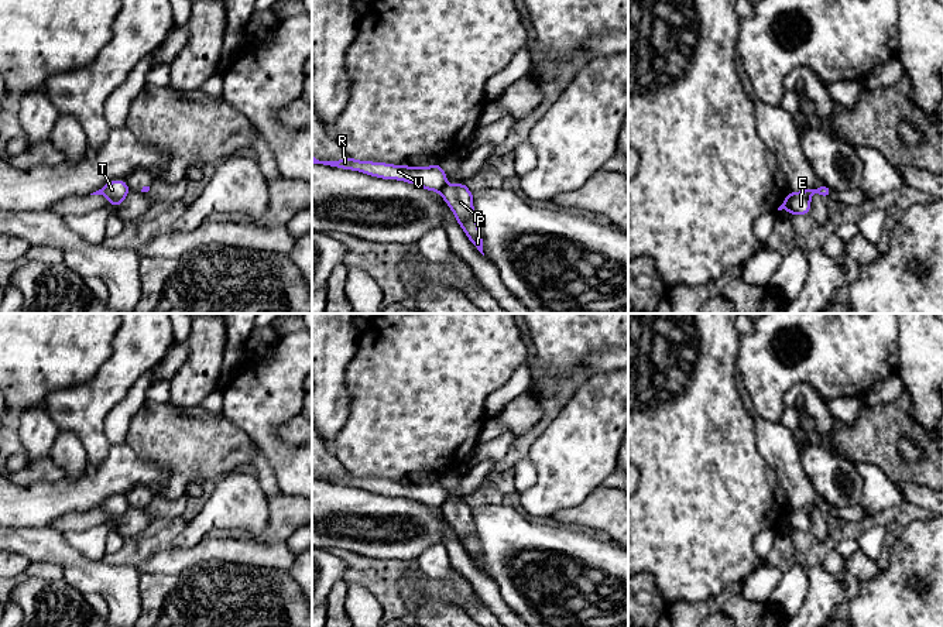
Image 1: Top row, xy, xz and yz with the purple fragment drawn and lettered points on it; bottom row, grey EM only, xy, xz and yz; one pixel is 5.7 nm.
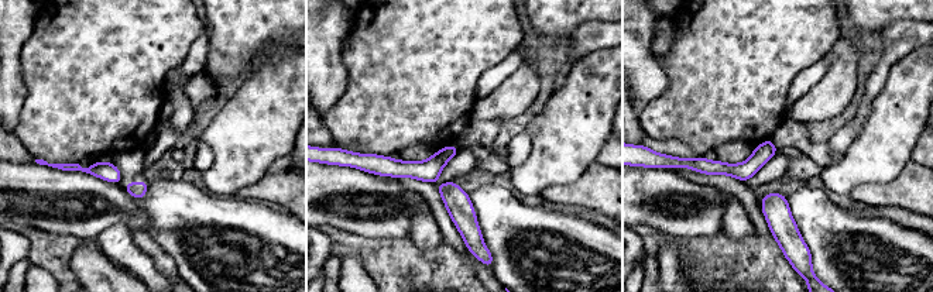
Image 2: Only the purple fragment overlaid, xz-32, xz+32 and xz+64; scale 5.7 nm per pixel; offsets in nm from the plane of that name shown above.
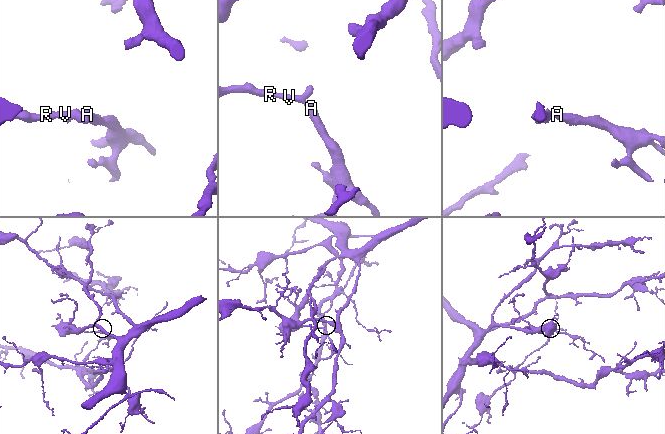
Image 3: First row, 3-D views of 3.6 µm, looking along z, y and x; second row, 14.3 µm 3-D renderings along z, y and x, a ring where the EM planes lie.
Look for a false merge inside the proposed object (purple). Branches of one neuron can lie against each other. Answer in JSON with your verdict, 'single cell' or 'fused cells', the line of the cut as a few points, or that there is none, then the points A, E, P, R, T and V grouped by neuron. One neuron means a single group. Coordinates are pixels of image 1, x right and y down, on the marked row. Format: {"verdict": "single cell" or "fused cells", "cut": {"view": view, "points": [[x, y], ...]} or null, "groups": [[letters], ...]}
{"verdict": "fused cells", "cut": {"view": "xz", "points": [[445, 184], [438, 191]]}, "groups": [["A", "P"], ["E", "R", "T", "V"]]}

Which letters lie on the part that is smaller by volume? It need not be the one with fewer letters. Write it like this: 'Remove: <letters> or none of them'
Remove: A, P

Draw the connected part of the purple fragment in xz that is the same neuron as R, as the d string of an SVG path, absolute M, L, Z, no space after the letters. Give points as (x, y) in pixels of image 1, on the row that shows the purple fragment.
M312 157L312 164L323 164L335 168L360 171L384 179L401 179L422 186L428 191L438 192L446 185L448 181L440 164L424 168L414 168L411 165L402 167L384 162L357 161L350 157L339 161L319 161Z

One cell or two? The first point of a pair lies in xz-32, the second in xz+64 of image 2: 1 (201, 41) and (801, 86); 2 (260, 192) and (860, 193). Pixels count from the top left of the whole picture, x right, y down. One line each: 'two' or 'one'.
1: one
2: one

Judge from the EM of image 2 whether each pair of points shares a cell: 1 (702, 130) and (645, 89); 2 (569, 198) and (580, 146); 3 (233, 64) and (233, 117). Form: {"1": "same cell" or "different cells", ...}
{"1": "different cells", "2": "different cells", "3": "different cells"}

